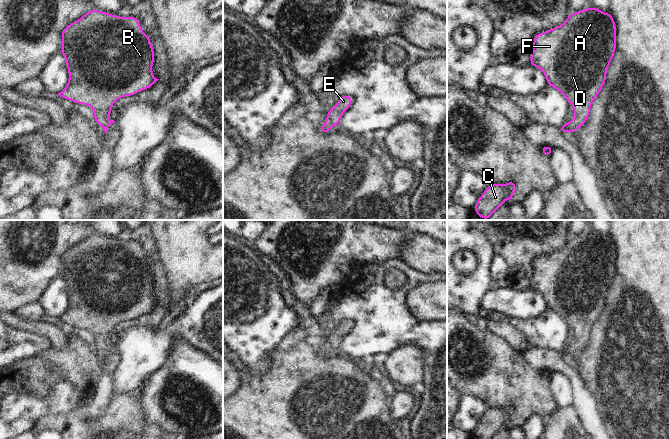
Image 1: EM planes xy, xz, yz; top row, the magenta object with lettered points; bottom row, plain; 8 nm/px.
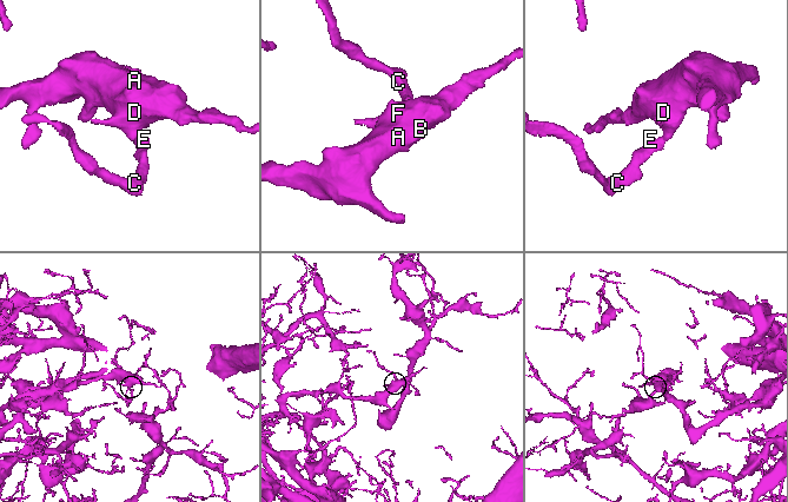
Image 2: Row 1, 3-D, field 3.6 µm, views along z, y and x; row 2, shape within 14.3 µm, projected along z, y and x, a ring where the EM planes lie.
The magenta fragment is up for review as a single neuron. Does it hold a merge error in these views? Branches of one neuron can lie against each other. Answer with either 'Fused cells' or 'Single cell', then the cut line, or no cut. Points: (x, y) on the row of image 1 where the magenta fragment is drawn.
Single cell. No split

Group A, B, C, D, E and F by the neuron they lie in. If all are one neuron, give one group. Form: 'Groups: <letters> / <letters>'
Groups: A B C D E F

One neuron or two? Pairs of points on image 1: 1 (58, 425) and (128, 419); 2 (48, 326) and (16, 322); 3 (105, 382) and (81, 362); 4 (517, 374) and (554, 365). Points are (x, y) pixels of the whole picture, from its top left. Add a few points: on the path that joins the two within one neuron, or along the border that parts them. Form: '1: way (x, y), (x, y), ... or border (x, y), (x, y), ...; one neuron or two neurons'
1: way (75, 427), (111, 427); one neuron
2: way (40, 326), (24, 325); one neuron
3: border (107, 366), (100, 373), (95, 388), (90, 394); two neurons
4: border (522, 353), (523, 359), (540, 371); two neurons

